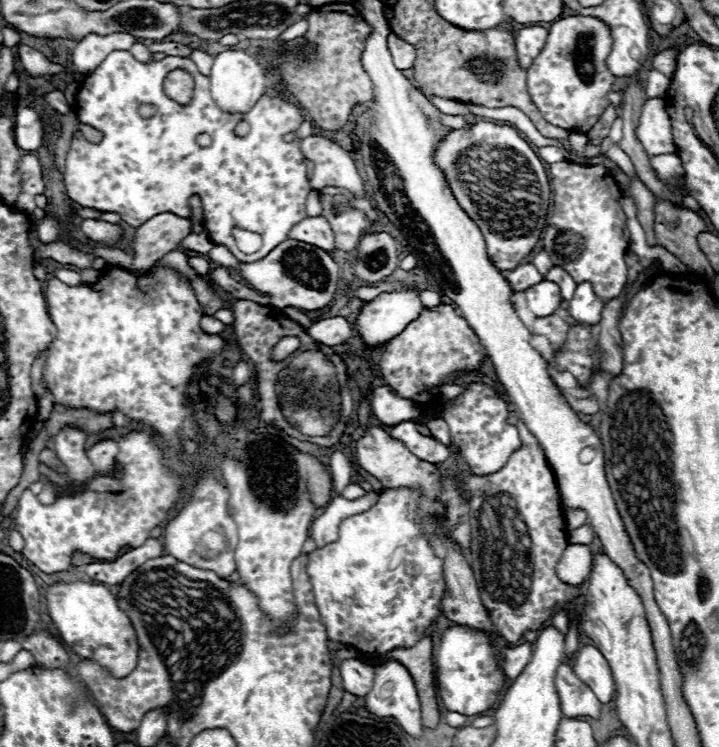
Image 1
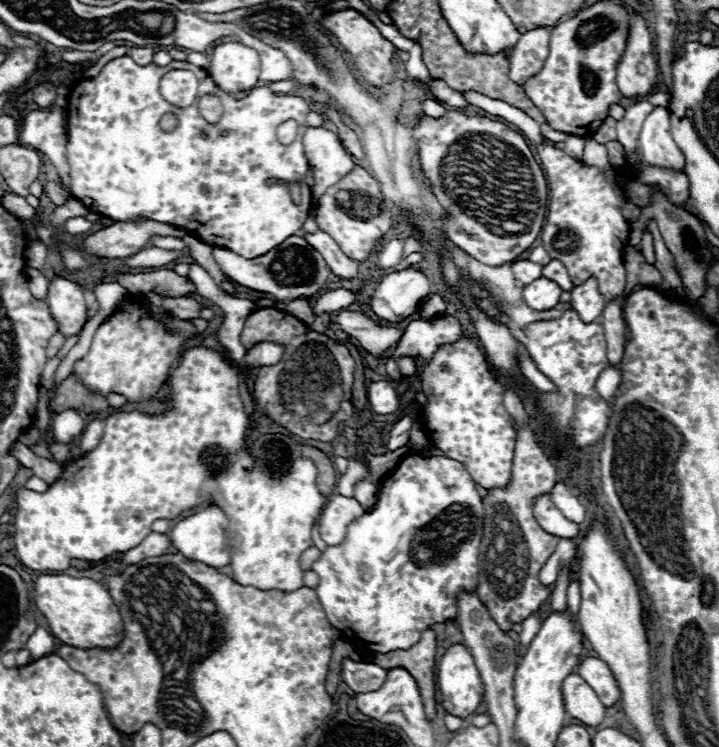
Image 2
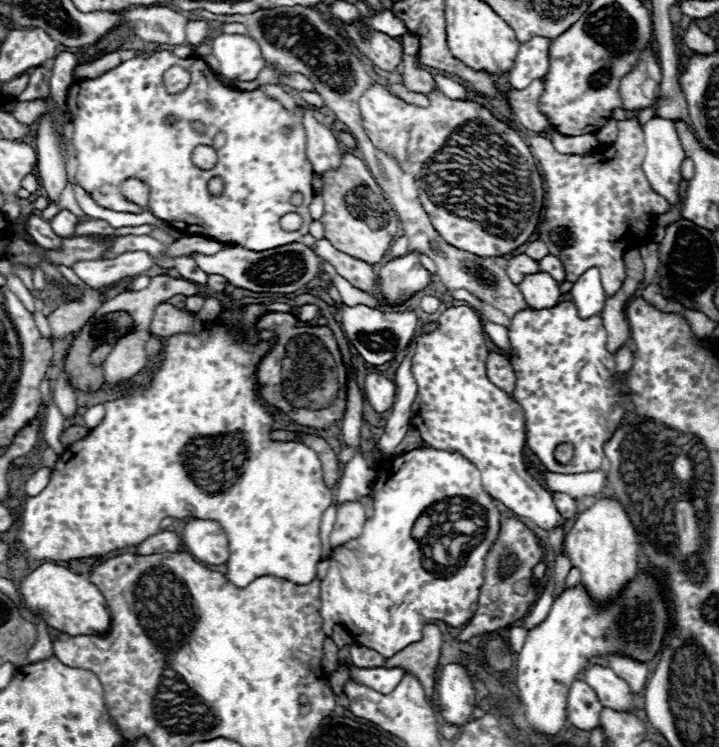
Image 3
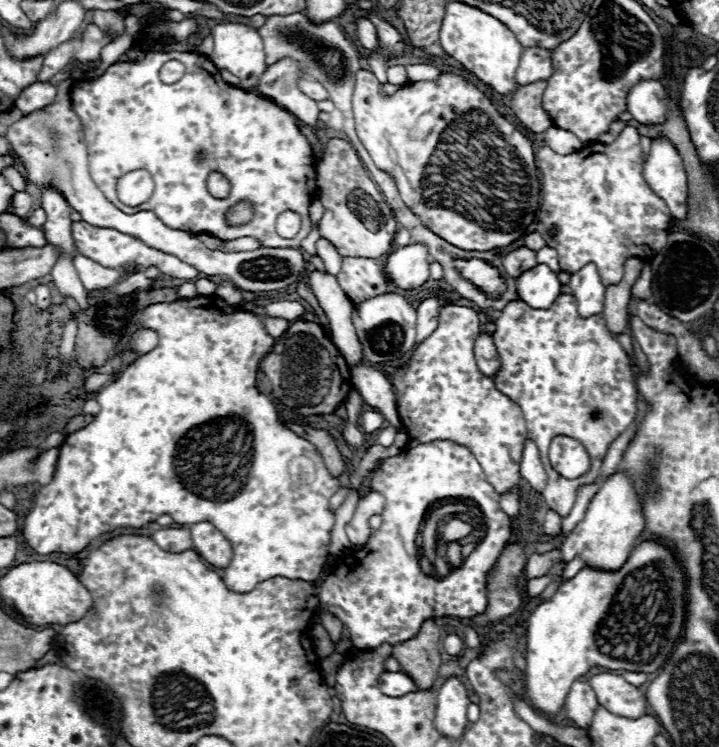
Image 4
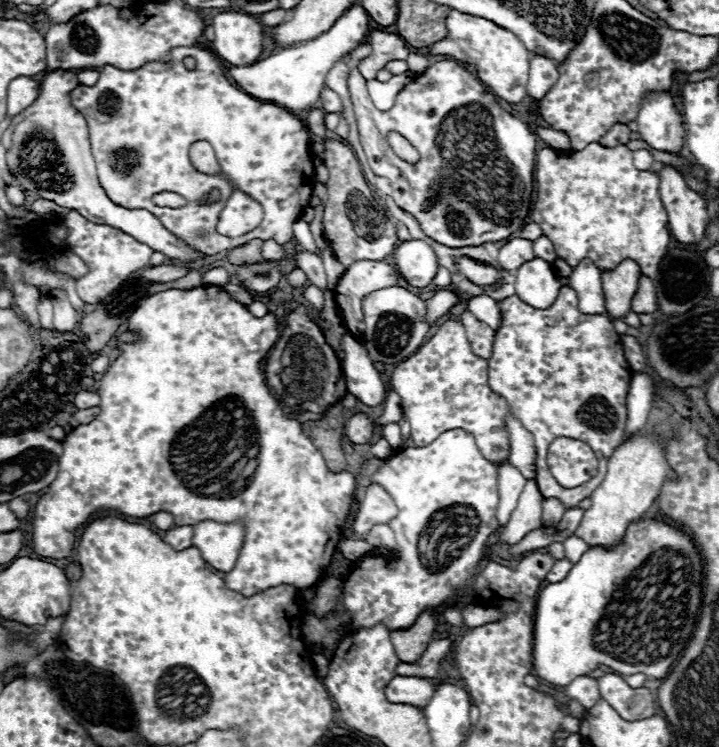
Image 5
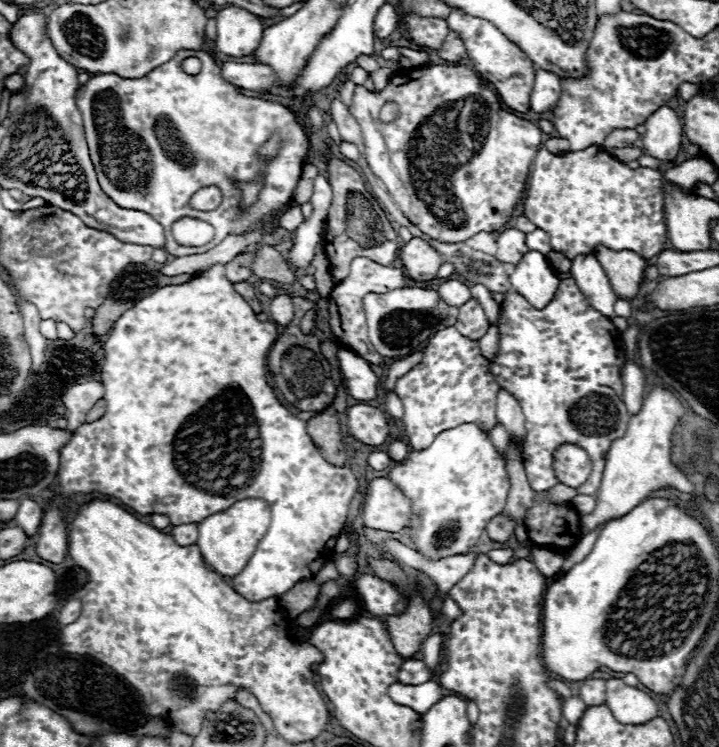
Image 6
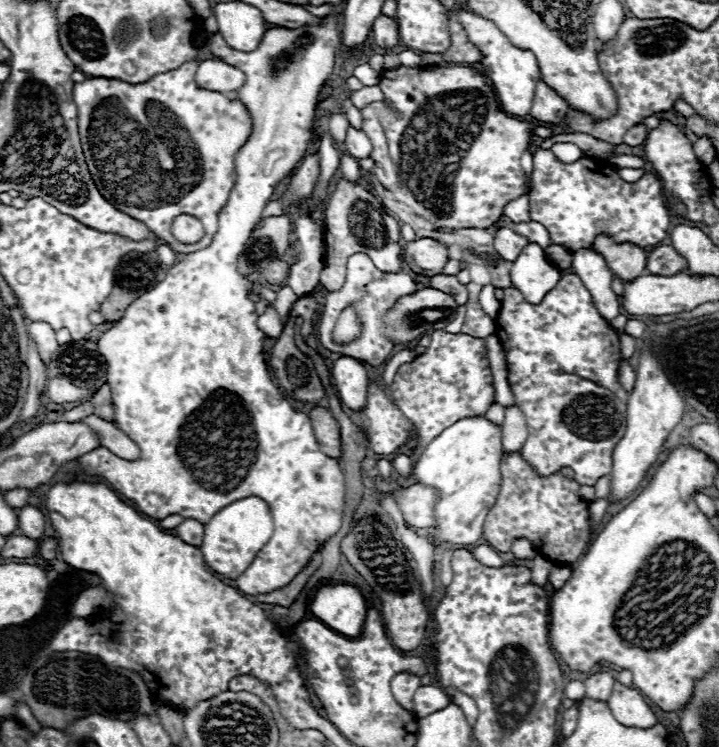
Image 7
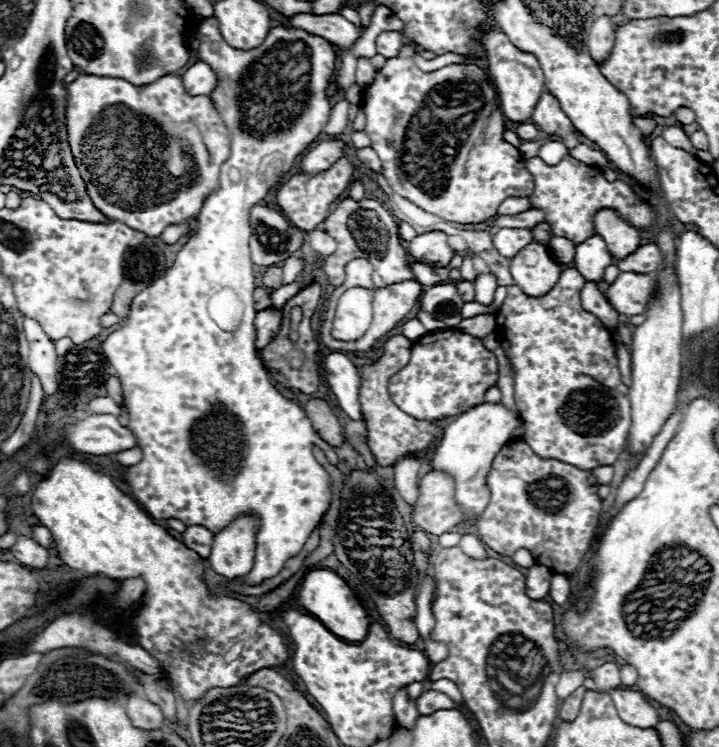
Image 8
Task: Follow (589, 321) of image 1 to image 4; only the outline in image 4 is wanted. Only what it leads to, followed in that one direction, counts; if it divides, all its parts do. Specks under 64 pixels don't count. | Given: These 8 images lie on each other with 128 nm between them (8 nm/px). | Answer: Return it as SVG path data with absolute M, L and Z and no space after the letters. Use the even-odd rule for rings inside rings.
M586 264L578 272L574 272L570 276L568 286L572 288L572 294L578 300L578 312L582 318L602 314L606 288L604 288L594 264Z

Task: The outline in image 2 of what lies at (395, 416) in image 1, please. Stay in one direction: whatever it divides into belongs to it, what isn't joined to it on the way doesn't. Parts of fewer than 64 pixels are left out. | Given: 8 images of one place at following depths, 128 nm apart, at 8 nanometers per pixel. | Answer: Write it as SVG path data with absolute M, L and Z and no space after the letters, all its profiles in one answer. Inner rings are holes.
M386 380L368 384L368 402L376 414L392 414L400 404L396 390Z

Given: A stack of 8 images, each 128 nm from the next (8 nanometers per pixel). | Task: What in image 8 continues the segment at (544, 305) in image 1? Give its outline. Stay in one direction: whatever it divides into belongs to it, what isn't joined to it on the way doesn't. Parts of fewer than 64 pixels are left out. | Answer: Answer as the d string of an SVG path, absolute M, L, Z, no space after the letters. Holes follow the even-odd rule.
M532 242L510 258L510 274L516 286L528 296L544 296L554 288L562 266L552 258L550 250Z

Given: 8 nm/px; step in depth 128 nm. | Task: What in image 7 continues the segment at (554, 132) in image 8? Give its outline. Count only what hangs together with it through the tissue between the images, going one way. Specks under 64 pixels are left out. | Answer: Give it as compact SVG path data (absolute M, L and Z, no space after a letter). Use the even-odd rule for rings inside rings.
M540 80L536 84L530 116L540 122L546 122L546 124L560 124L564 120L566 112L568 112L566 102L548 84L544 84Z

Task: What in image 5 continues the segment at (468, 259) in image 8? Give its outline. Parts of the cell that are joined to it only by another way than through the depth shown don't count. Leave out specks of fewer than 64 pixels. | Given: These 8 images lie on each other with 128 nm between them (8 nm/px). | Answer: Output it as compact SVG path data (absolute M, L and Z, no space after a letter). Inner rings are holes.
M464 310L458 320L462 320L462 326L466 328L466 338L474 350L474 354L482 356L482 358L490 358L492 356L492 340L494 340L494 330L480 322L470 310Z

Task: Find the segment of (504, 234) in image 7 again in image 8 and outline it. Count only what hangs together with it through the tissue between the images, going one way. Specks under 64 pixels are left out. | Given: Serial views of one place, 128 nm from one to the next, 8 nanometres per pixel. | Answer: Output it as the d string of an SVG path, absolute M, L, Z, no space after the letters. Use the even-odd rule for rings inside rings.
M502 228L494 234L494 246L506 258L512 258L530 242L532 234L526 228Z

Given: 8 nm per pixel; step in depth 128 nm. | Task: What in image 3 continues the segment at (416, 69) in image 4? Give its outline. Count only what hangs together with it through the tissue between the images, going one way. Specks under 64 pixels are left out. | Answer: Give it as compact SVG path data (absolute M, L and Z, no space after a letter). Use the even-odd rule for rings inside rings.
M432 72L432 78L434 78L436 86L438 86L446 96L450 96L450 98L464 98L464 96L466 96L466 90L464 90L462 84L458 84L458 82L454 82L454 80L438 74L438 72Z

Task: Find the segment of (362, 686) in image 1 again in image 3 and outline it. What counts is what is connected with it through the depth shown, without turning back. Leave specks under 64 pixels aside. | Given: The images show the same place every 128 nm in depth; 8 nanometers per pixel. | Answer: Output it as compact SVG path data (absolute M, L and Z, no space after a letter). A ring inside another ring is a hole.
M350 666L350 678L362 682L378 692L392 692L404 678L402 668L356 668Z

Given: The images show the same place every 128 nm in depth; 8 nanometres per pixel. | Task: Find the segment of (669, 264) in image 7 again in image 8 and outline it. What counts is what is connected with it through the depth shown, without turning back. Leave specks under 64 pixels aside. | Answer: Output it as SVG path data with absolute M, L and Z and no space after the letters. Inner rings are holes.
M642 244L624 260L614 260L614 264L620 268L620 272L654 274L658 268L662 268L662 254L654 244Z

